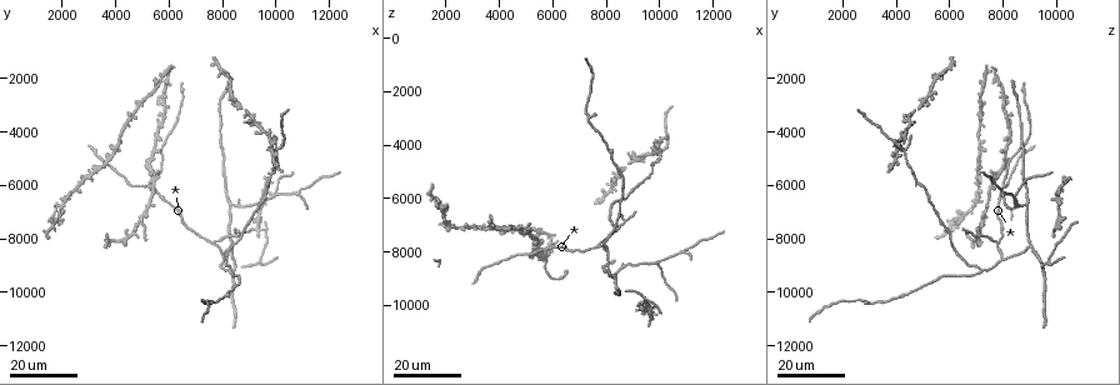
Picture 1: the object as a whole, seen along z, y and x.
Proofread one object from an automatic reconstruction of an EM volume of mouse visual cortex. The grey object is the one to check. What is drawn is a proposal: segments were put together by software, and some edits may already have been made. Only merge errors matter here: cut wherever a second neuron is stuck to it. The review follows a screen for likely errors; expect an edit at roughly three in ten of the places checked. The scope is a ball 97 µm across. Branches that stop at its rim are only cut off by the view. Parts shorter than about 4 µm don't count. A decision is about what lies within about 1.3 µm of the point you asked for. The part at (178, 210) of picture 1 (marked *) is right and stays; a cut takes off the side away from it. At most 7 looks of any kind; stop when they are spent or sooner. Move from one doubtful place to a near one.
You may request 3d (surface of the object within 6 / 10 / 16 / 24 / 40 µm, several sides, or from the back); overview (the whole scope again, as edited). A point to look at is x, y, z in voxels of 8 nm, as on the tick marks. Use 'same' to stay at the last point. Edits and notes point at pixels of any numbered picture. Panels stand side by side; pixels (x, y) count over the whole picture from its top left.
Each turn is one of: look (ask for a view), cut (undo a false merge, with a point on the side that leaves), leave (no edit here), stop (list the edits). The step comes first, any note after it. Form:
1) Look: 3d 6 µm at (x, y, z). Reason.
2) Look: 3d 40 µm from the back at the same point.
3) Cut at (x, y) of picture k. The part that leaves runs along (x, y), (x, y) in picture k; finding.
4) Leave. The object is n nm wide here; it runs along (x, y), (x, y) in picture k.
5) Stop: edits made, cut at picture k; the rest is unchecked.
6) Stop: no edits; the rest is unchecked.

Look: 3d 24 µm at (5600, 5700, 8100). Three-way junction.

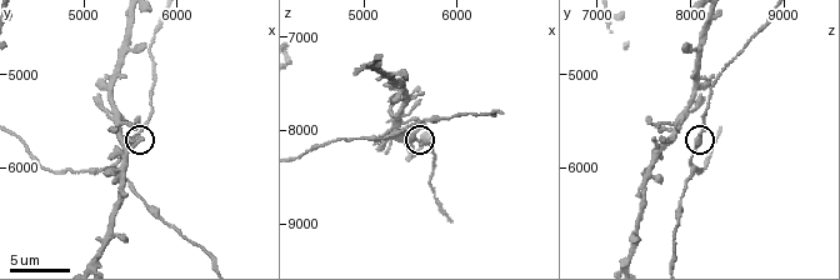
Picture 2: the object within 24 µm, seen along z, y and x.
Look: 3d 10 µm at (5550, 5700, 8050). Closer look.

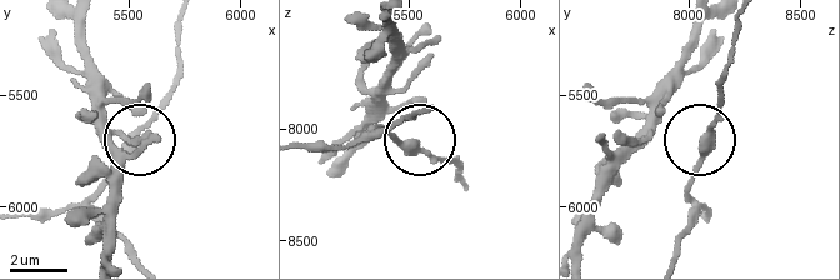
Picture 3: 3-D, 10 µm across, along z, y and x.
Leave. The object is 250 nm wide here; one neuron here.

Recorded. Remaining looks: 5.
Look: 3d 24 µm at (7600, 8200, 7800). Thin arm on a thick one.

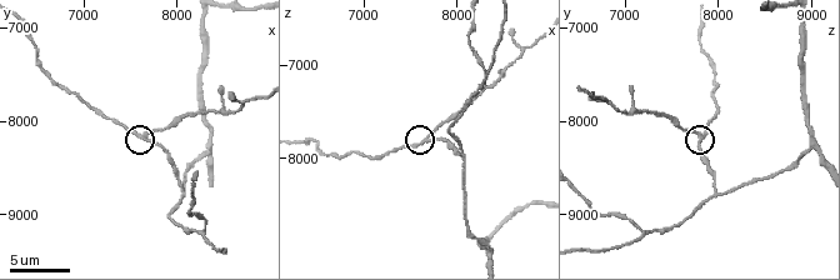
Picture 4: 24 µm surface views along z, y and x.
Look: 3d 10 µm at (7650, 8150, 7750).

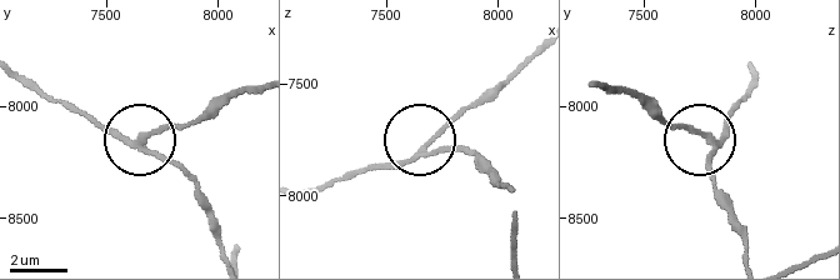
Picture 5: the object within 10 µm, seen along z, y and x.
Cut at (170, 125) of picture 5. The part that leaves runs along (146, 135), (208, 118), (258, 91) in picture 5; two neurons meet here.

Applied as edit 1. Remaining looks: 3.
Look: overview. Redraw.

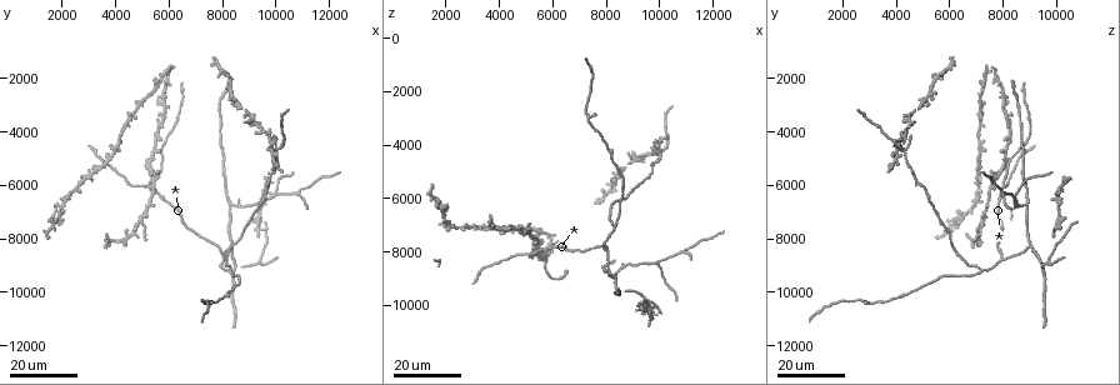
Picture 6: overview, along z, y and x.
Look: 3d 24 µm at (8000, 8900, 7900). Two arms in line, one across.

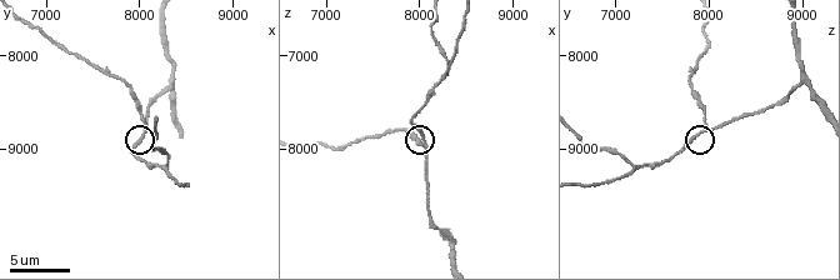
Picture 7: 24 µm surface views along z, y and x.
Look: 3d 6 µm at (8050, 8800, 8000).

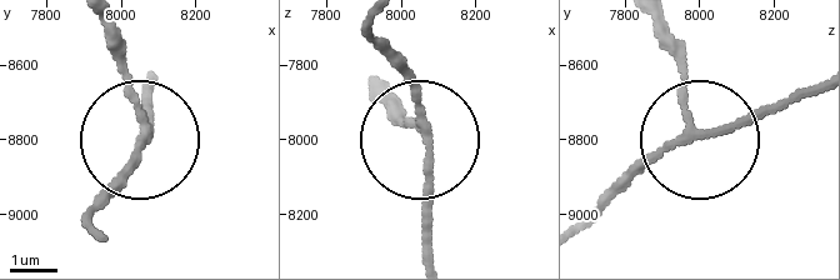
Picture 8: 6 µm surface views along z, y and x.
Leave. The object is 150 nm wide here; it runs along (100, 20), (144, 131), (153, 91) in picture 8; all the same neuron.

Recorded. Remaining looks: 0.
Stop: edits made, cut at picture 5; the rest is unchecked.

